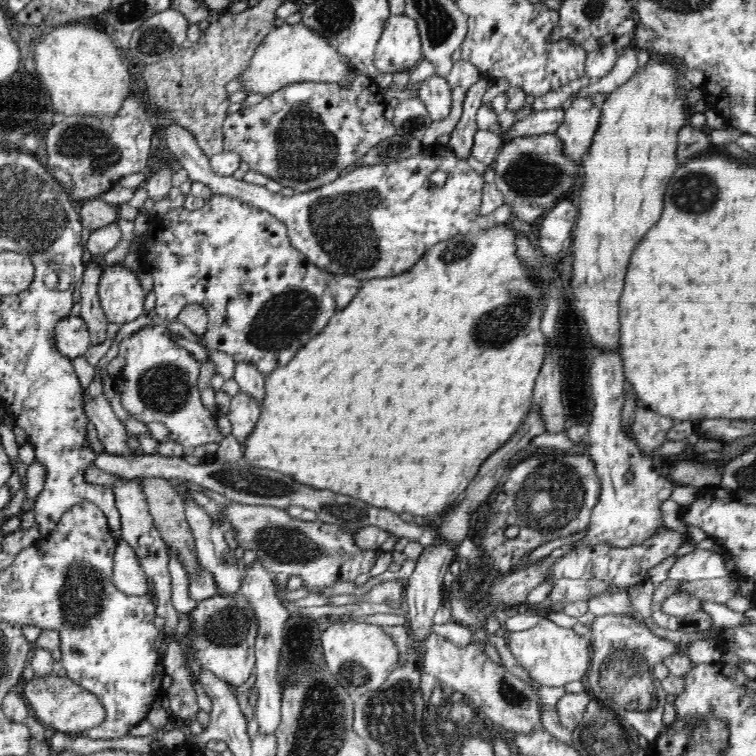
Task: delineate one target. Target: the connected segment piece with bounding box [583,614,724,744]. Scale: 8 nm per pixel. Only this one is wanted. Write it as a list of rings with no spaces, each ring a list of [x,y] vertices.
[[[604,614],[604,616],[597,616],[595,617],[593,623],[591,624],[591,631],[589,633],[589,637],[591,639],[591,660],[590,660],[590,666],[588,667],[588,672],[587,675],[584,678],[584,683],[586,687],[588,688],[588,693],[591,694],[592,696],[596,696],[598,692],[600,692],[600,702],[606,702],[608,706],[610,706],[610,697],[612,698],[612,704],[618,704],[620,706],[616,705],[616,708],[614,708],[614,712],[626,722],[626,724],[630,724],[630,727],[634,726],[636,730],[640,730],[641,734],[646,738],[647,742],[649,744],[656,743],[656,740],[660,739],[662,735],[666,733],[671,733],[673,731],[673,724],[674,722],[670,724],[664,724],[662,721],[662,715],[664,714],[664,708],[666,708],[666,696],[667,693],[665,692],[663,686],[660,684],[660,681],[658,681],[656,678],[653,677],[653,670],[654,666],[658,664],[659,662],[664,662],[664,660],[668,657],[671,656],[672,654],[676,654],[677,650],[688,650],[688,655],[689,658],[694,661],[696,664],[702,664],[702,663],[718,663],[722,662],[722,657],[724,654],[720,652],[720,650],[714,645],[714,644],[704,644],[701,645],[700,643],[693,644],[691,646],[688,646],[688,648],[681,648],[680,646],[676,645],[673,641],[670,641],[668,638],[661,638],[656,635],[654,635],[648,627],[642,621],[640,621],[638,618],[634,618],[633,616],[630,616],[629,614],[620,614],[618,616],[617,614]]]

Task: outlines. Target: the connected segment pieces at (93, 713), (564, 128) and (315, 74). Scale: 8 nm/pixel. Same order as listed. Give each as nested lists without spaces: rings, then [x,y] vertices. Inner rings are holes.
[[[50,674],[48,676],[34,676],[30,681],[26,681],[23,687],[22,697],[28,708],[38,720],[48,727],[63,733],[85,732],[89,728],[94,728],[104,722],[104,705],[100,699],[92,692],[78,686],[72,679],[60,674]]]
[[[573,96],[564,109],[563,121],[555,134],[562,141],[563,155],[568,160],[580,164],[589,151],[594,133],[599,127],[601,110],[592,103],[590,96]]]
[[[284,23],[282,26],[276,27],[272,32],[264,38],[264,42],[256,48],[256,52],[252,55],[249,65],[239,74],[239,81],[242,83],[241,90],[254,94],[264,94],[265,96],[280,90],[283,86],[299,83],[299,82],[326,82],[340,83],[340,87],[349,87],[351,77],[351,62],[336,52],[336,49],[324,39],[308,28],[305,24],[297,23],[289,25]]]

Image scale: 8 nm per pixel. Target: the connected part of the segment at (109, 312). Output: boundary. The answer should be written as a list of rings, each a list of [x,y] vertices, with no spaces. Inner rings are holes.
[[[121,263],[104,268],[98,292],[102,310],[109,322],[123,325],[134,322],[144,313],[146,292],[140,285],[138,273]]]

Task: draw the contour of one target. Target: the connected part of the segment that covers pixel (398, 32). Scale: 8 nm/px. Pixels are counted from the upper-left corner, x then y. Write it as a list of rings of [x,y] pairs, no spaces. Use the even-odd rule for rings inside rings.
[[[391,14],[375,50],[375,67],[382,72],[412,71],[423,59],[417,22],[405,14]]]

